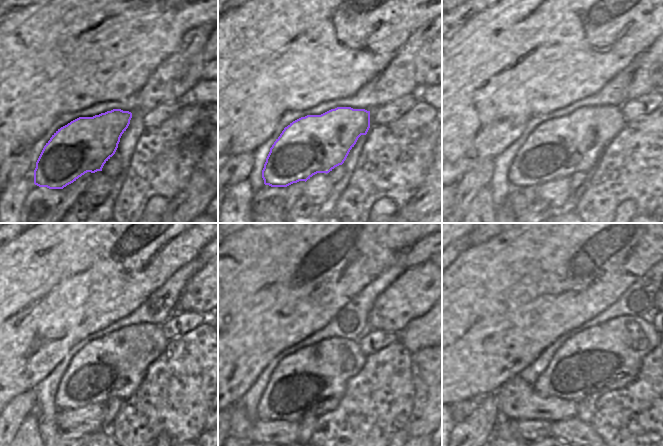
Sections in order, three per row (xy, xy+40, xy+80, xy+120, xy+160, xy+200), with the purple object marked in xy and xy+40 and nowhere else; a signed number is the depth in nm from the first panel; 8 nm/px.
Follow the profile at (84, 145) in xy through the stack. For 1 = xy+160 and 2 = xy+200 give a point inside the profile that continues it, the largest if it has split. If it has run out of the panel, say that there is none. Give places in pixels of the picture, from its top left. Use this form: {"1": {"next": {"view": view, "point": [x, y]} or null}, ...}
{"1": {"next": {"view": "xy+160", "point": [383, 357]}}, "2": {"next": {"view": "xy+200", "point": [607, 357]}}}

